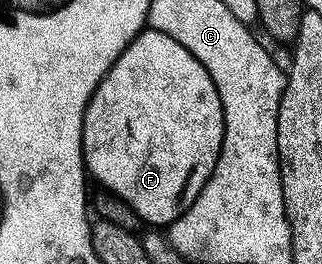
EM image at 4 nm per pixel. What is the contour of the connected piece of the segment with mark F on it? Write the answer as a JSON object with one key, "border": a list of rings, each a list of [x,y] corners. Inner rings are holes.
{"border":[[[145,28],[125,47],[122,55],[118,55],[110,71],[98,83],[84,112],[84,163],[91,180],[93,177],[107,192],[118,195],[123,201],[130,203],[130,207],[134,207],[134,211],[140,216],[141,222],[152,227],[171,225],[184,214],[184,210],[192,206],[194,199],[198,199],[202,187],[206,187],[214,171],[214,163],[218,163],[223,138],[224,108],[222,99],[214,87],[214,79],[210,79],[206,67],[202,67],[202,63],[198,63],[198,59],[194,59],[194,55],[190,55],[190,51],[186,51],[186,47],[178,43],[178,39],[170,39],[170,35],[162,35],[162,31],[157,29]]]}

